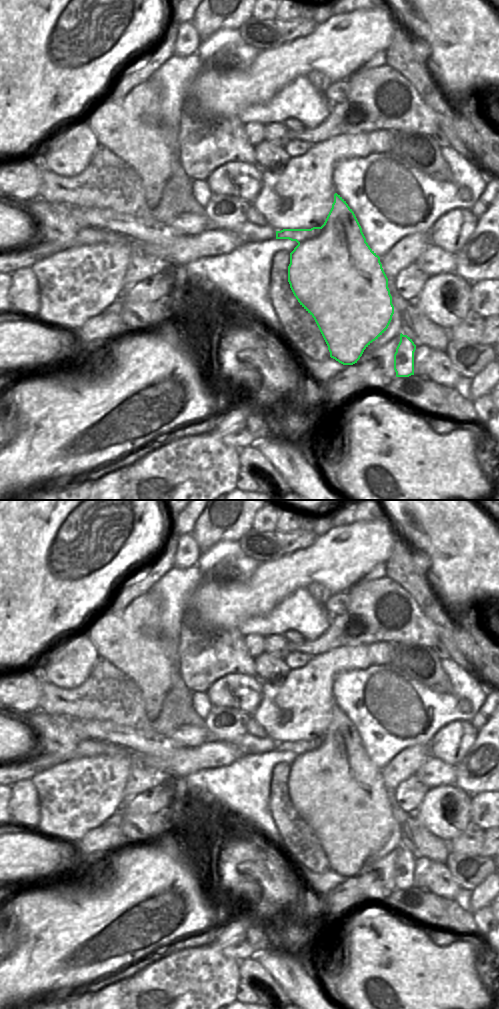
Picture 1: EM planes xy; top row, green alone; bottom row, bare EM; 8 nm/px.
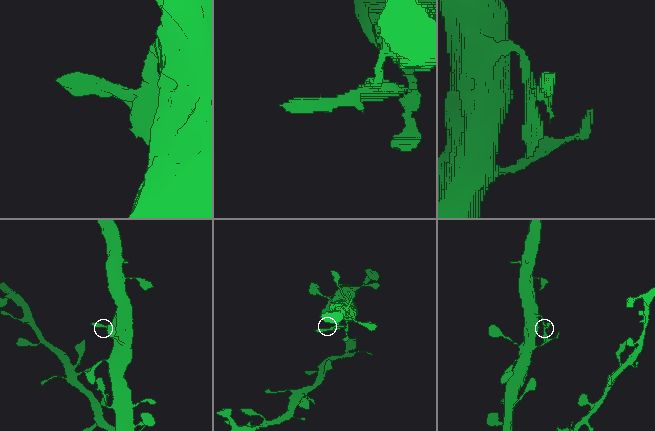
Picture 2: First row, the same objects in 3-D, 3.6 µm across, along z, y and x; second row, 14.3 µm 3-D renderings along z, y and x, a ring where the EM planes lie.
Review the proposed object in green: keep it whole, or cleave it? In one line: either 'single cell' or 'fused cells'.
fused cells

